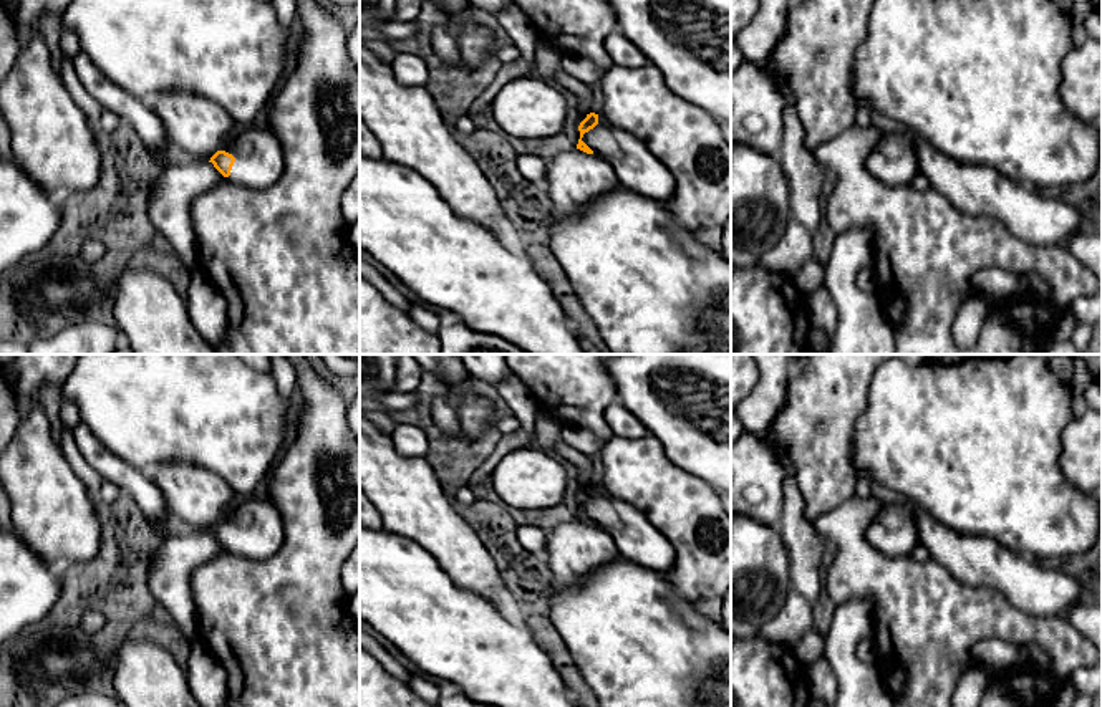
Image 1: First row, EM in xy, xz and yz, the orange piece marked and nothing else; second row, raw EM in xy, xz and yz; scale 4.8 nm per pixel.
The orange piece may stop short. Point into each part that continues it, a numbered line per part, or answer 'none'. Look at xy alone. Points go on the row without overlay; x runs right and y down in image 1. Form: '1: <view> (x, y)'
1: xy (259, 527)

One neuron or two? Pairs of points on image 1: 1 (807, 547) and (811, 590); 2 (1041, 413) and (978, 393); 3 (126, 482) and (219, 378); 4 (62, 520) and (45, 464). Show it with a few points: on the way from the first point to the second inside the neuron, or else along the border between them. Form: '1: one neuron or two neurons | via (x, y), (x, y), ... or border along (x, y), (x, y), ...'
1: one neuron | via (807, 557), (807, 580)
2: one neuron | via (1026, 411), (996, 411), (993, 408)
3: two neurons | border along (105, 446), (149, 477)
4: one neuron | via (50, 507), (45, 495), (45, 477)

